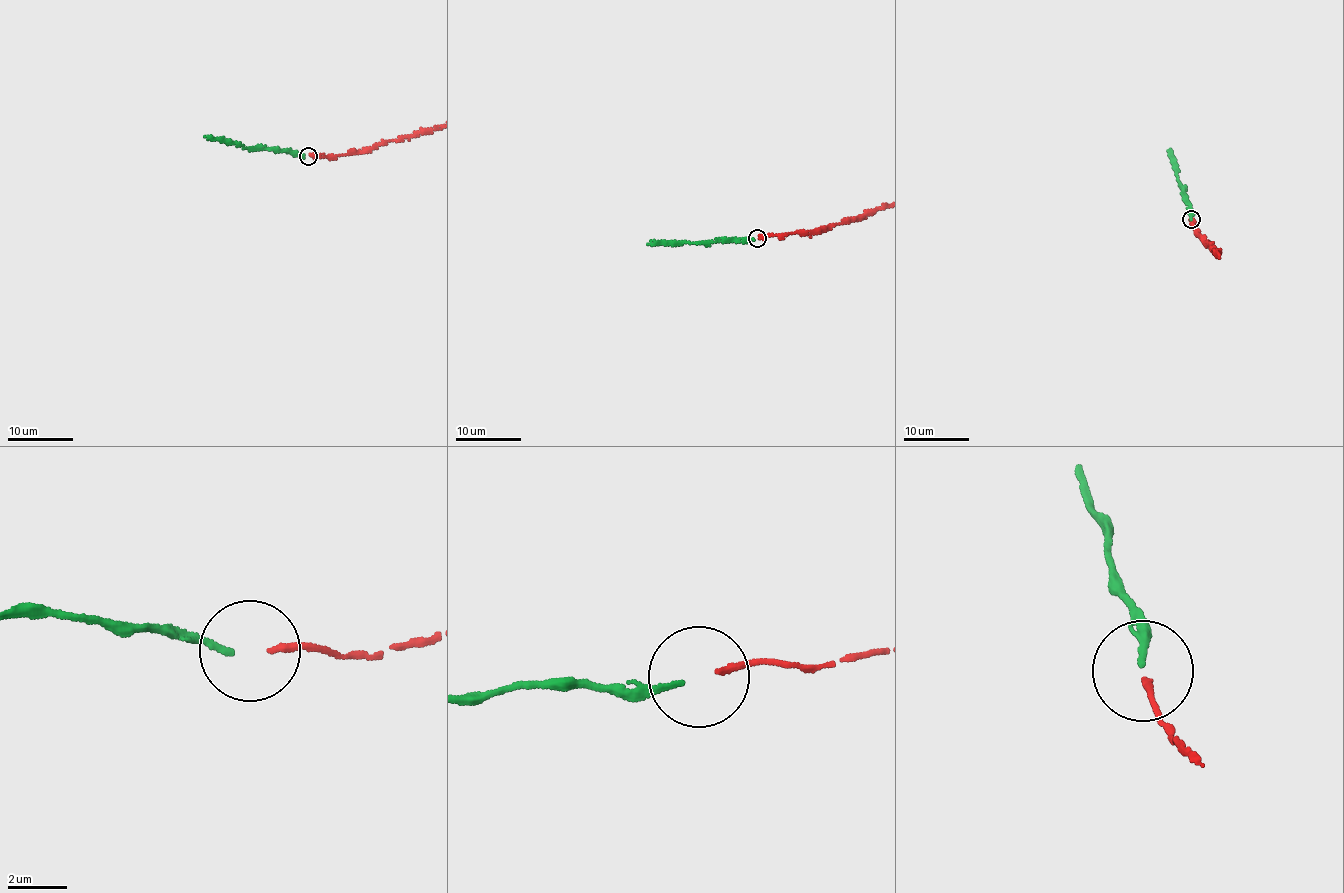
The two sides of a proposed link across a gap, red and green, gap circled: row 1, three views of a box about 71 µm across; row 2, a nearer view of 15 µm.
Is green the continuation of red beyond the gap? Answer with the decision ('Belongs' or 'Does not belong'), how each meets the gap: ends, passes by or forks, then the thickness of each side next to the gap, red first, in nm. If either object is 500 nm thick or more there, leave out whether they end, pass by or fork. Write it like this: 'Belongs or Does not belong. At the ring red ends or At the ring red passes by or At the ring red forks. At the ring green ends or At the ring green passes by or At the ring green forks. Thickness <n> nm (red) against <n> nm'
Belongs. At the ring red ends. At the ring green ends. Thickness 220 nm (red) against 200 nm

